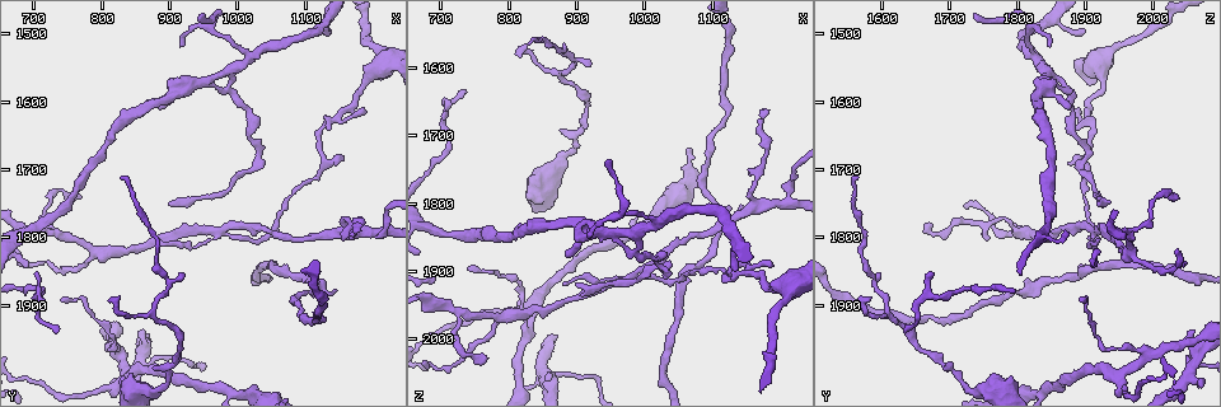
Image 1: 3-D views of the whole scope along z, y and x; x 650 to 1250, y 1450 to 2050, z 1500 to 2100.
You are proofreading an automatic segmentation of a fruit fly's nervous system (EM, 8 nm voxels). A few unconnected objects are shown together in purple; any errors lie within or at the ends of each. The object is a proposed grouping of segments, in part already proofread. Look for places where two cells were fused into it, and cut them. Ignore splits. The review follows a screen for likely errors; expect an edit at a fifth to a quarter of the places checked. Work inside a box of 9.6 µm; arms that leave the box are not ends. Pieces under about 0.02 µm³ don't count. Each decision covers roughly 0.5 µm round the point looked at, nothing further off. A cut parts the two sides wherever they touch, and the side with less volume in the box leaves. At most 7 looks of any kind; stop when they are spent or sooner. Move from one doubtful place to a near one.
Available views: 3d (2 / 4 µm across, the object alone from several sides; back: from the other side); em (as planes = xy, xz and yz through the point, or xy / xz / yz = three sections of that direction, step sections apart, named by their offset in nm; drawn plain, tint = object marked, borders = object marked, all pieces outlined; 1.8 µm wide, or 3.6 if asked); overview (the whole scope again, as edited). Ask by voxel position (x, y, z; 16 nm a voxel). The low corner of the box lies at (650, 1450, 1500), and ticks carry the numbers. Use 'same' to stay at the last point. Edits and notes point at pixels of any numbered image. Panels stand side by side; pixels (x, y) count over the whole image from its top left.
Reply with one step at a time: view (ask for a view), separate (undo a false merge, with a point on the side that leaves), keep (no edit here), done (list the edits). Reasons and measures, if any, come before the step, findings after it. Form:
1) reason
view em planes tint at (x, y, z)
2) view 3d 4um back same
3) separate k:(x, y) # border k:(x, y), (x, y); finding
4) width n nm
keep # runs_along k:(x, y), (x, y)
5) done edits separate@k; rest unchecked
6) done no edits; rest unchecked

abrupt turn
view em xz step 8 tint at (1130, 1700, 1905)

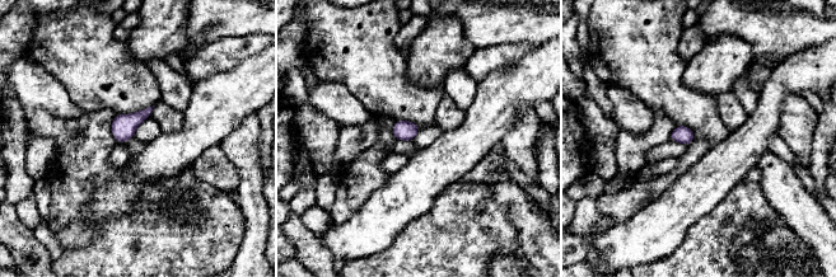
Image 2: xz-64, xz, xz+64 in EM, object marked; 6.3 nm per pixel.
view em planes borders same

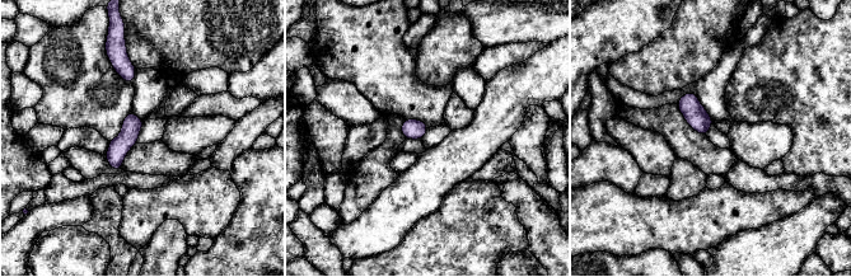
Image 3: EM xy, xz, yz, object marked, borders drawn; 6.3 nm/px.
width 120 nm
keep # runs_along 3:(132, 117), (115, 165); continuous, no second cell

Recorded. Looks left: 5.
side arm on a straight run
view em planes tint at (950, 1570, 1845)

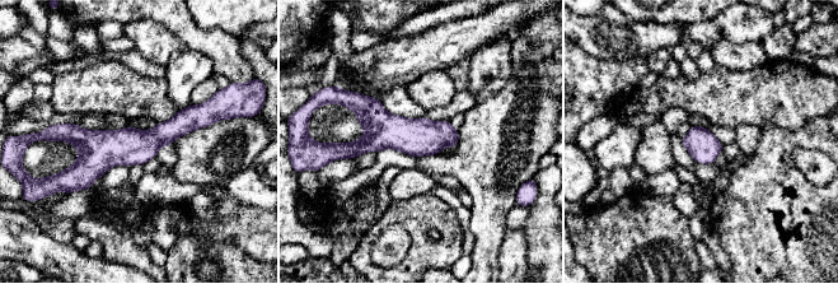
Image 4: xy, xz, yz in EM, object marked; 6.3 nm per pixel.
width 190 nm
keep # runs_along 4:(209, 119), (149, 142), (60, 135); one cell here

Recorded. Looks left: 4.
view 3d 4um at (990, 1795, 1910)

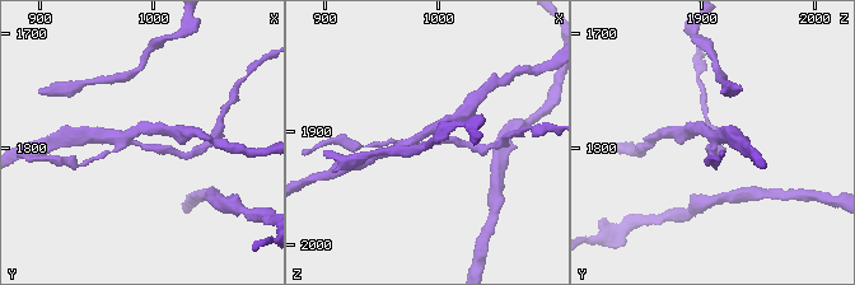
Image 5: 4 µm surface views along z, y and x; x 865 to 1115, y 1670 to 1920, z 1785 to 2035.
view em xz step 4 tint at (988, 1798, 1910)

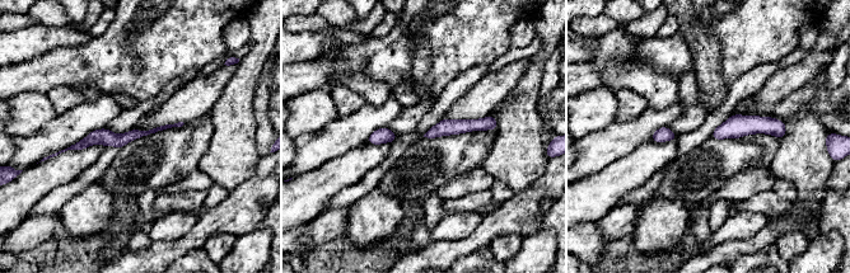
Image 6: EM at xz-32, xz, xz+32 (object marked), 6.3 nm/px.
view em planes borders same

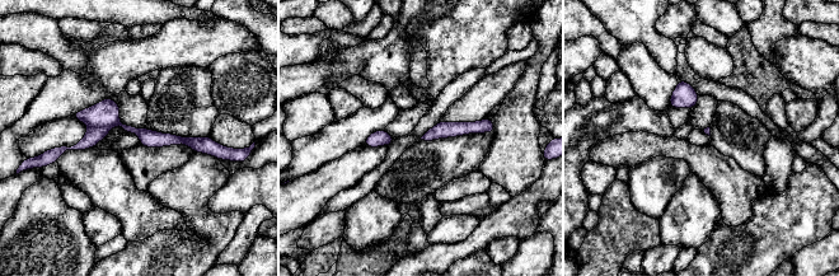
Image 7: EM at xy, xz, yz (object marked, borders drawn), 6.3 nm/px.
separate 7:(94, 135) # border 7:(118, 121), (111, 126), (89, 127); a second cell is stuck on

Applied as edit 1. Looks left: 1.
done edits separate@7; rest unchecked

